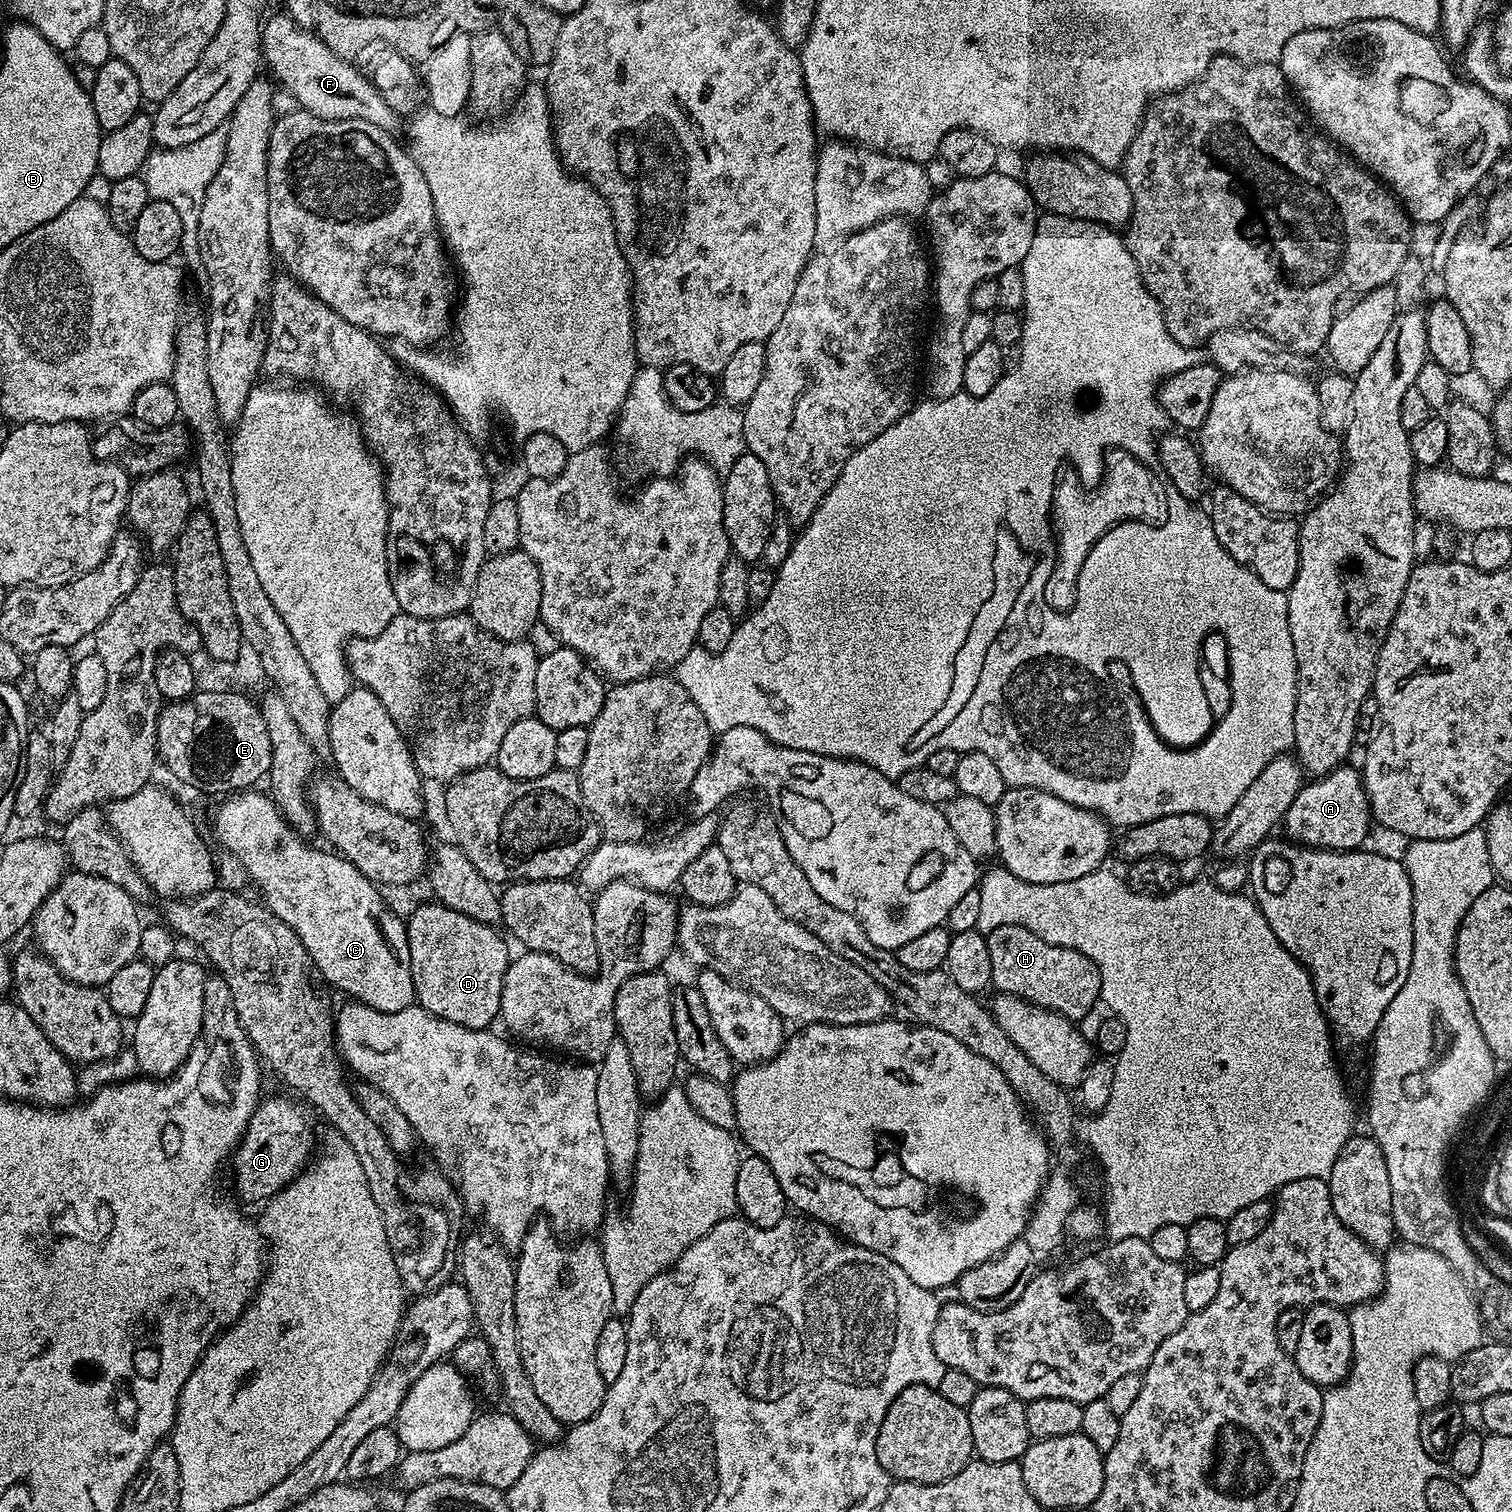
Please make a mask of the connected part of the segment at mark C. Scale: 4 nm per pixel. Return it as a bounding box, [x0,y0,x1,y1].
[216,790,416,1012]

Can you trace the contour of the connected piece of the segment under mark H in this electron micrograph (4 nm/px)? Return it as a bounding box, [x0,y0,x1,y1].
[987,926,1101,1022]

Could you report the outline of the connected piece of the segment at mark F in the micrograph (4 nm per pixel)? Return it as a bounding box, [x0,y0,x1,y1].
[262,14,402,133]

